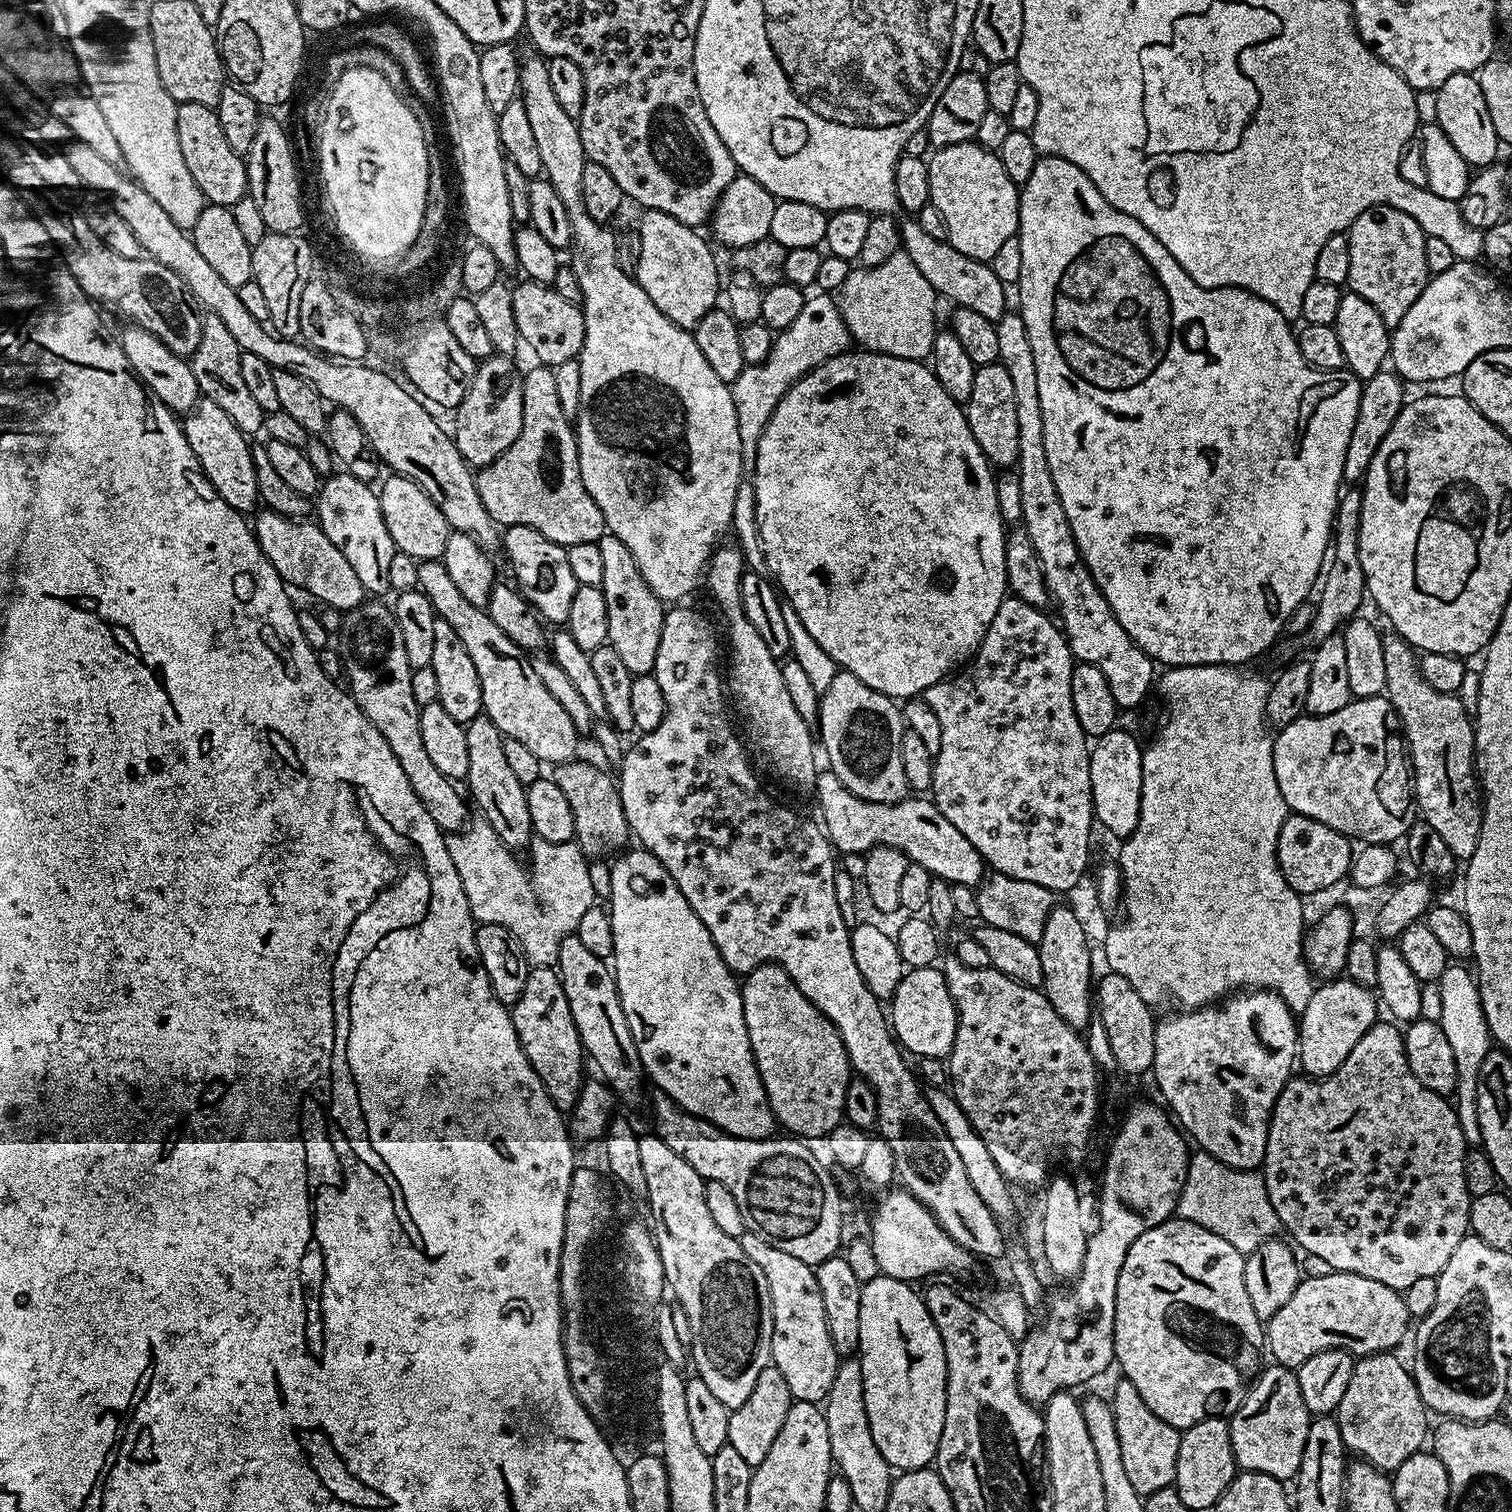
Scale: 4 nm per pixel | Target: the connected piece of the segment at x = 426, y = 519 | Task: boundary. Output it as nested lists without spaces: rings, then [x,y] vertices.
[[[388,474],[383,477],[384,485],[379,485],[378,495],[382,506],[382,518],[386,522],[386,530],[396,544],[397,552],[405,552],[414,561],[440,560],[446,550],[446,542],[450,529],[442,510],[434,506],[430,494],[405,476]]]

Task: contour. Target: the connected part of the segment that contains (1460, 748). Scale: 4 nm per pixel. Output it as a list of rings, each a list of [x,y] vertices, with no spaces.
[[[1388,634],[1384,636],[1384,657],[1386,658],[1386,695],[1390,703],[1394,706],[1394,710],[1400,719],[1400,727],[1404,734],[1406,747],[1408,750],[1408,759],[1410,761],[1410,771],[1414,777],[1414,804],[1418,809],[1419,815],[1430,826],[1434,826],[1435,832],[1441,836],[1442,842],[1446,842],[1446,847],[1450,849],[1450,854],[1456,856],[1457,861],[1466,862],[1474,854],[1474,850],[1478,850],[1478,838],[1482,830],[1482,822],[1484,821],[1484,806],[1482,803],[1482,789],[1478,783],[1478,773],[1476,770],[1476,730],[1474,727],[1473,717],[1464,709],[1464,704],[1459,699],[1459,695],[1450,692],[1439,692],[1430,686],[1430,682],[1426,682],[1426,678],[1422,678],[1420,673],[1420,665],[1418,663],[1417,653],[1411,644],[1407,644],[1401,636]]]

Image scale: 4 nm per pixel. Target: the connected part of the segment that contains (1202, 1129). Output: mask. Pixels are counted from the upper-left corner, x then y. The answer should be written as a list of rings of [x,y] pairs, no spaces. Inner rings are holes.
[[[1240,990],[1229,995],[1223,1002],[1207,1008],[1193,1008],[1181,1011],[1179,1014],[1172,1014],[1169,1020],[1161,1019],[1156,1025],[1156,1038],[1154,1040],[1154,1062],[1152,1063],[1151,1075],[1156,1076],[1156,1084],[1160,1087],[1160,1092],[1164,1095],[1163,1103],[1167,1111],[1178,1121],[1179,1127],[1193,1141],[1197,1140],[1199,1147],[1205,1152],[1209,1152],[1215,1160],[1220,1160],[1231,1168],[1242,1168],[1245,1170],[1256,1170],[1264,1163],[1266,1146],[1268,1145],[1268,1124],[1272,1121],[1272,1111],[1278,1102],[1278,1094],[1293,1079],[1295,1069],[1298,1064],[1298,1049],[1300,1047],[1300,1029],[1298,1027],[1297,1013],[1292,1012],[1286,1006],[1286,1002],[1276,992],[1267,990]]]

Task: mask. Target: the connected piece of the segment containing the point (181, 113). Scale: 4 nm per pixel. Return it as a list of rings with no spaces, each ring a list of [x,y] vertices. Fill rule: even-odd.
[[[186,102],[176,105],[178,122],[178,146],[182,146],[182,158],[190,170],[198,190],[202,190],[208,204],[231,206],[241,200],[248,190],[248,165],[241,153],[235,152],[222,134],[222,122],[218,122],[215,108],[207,108],[198,102]]]

